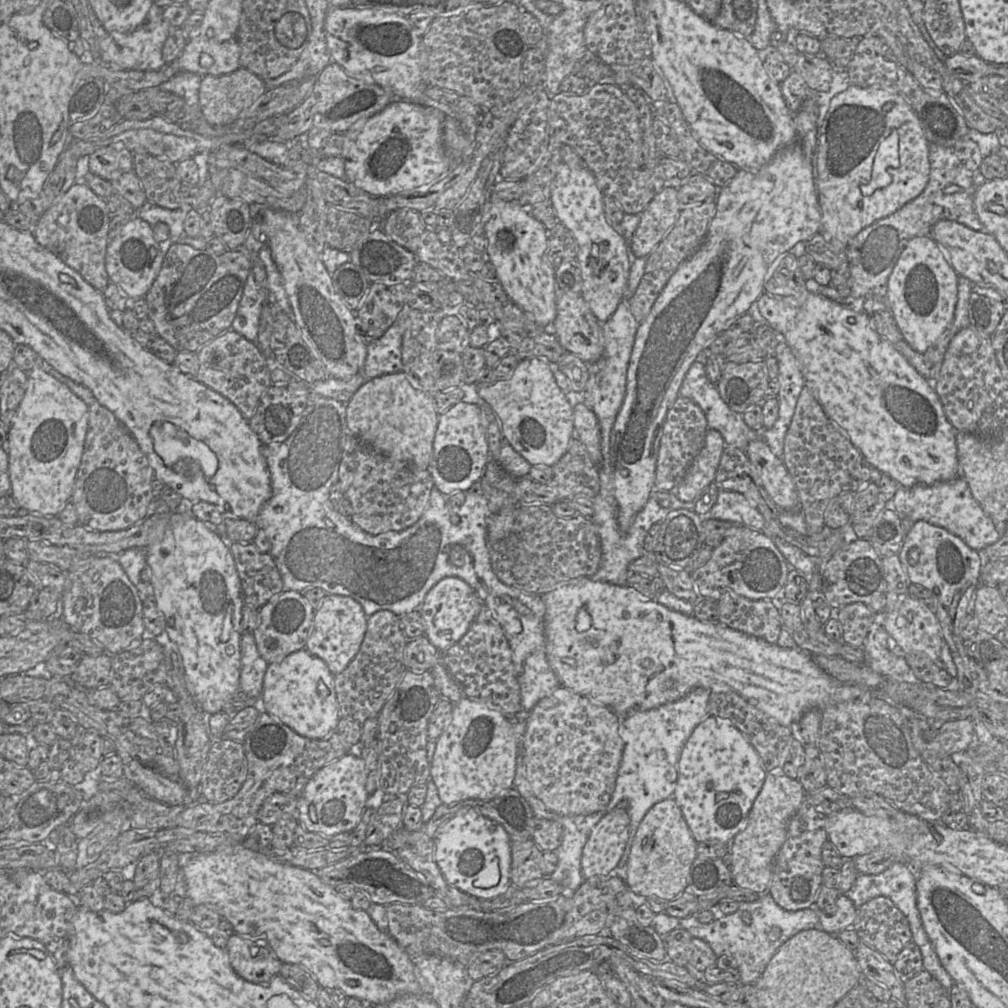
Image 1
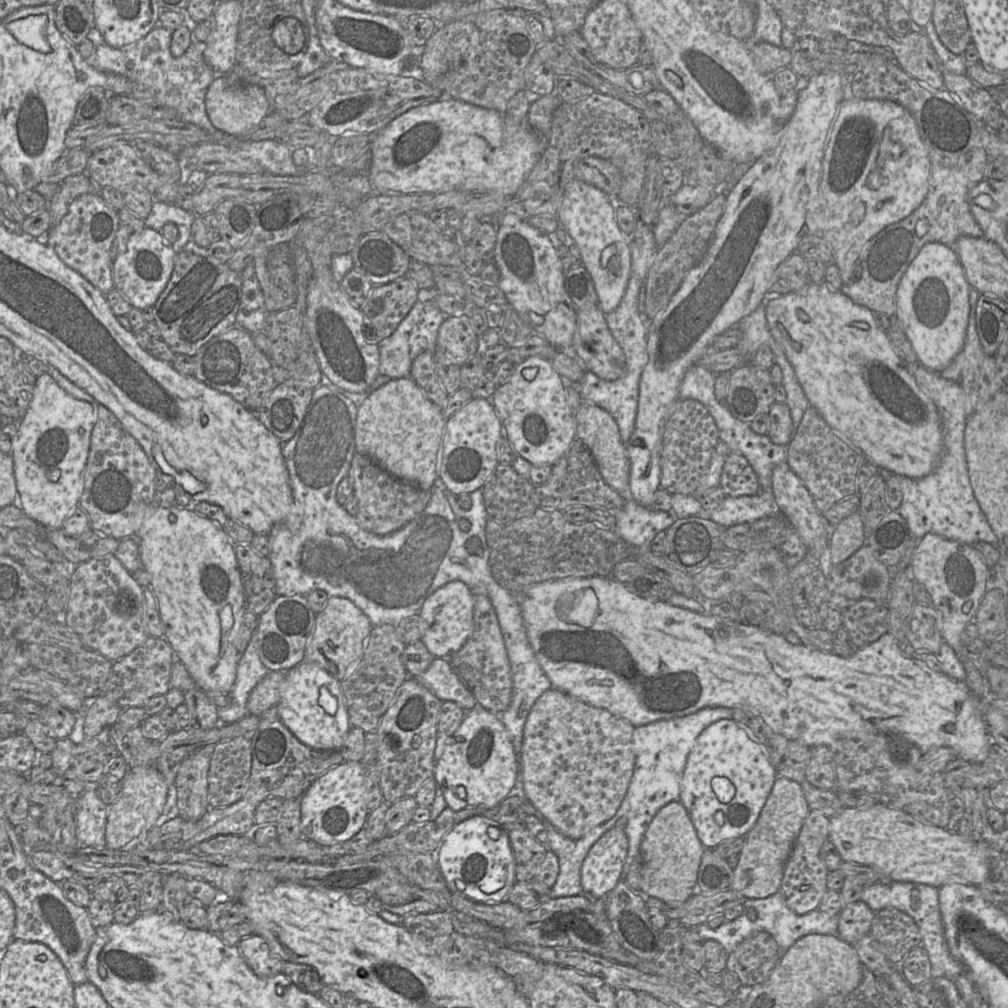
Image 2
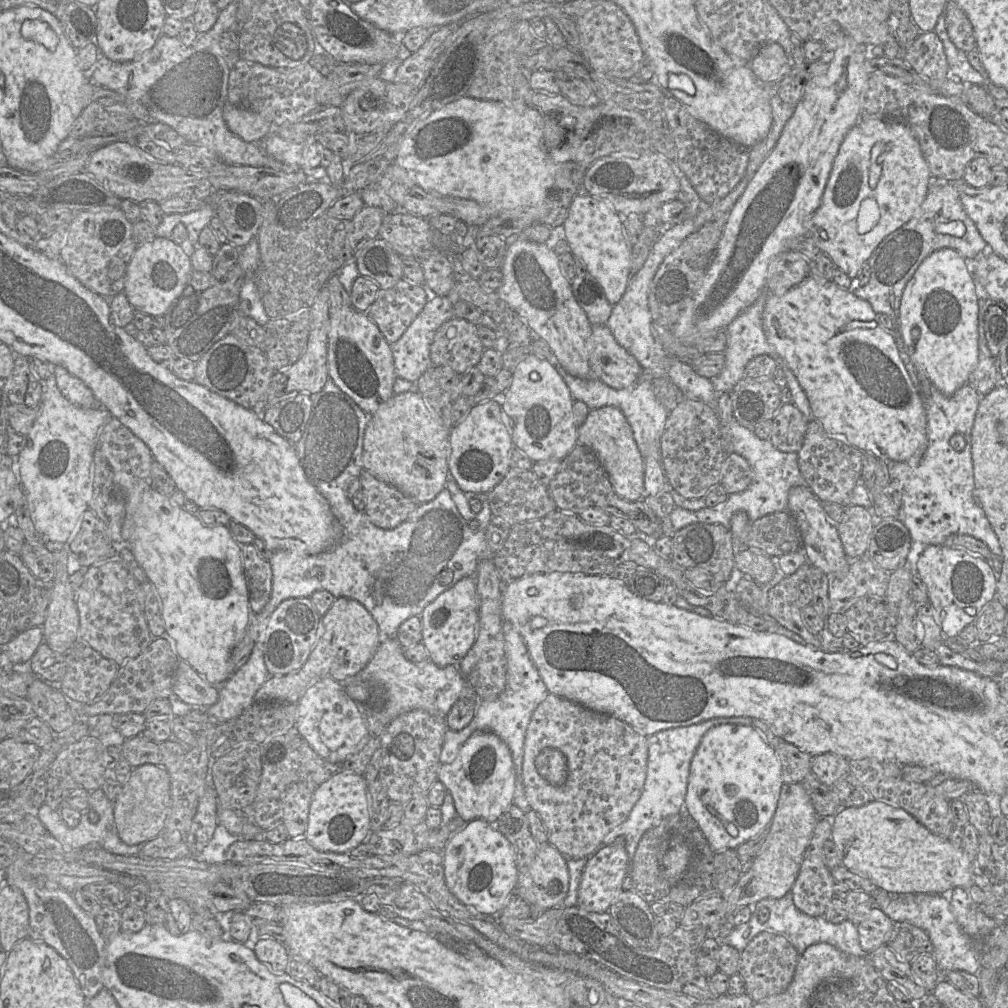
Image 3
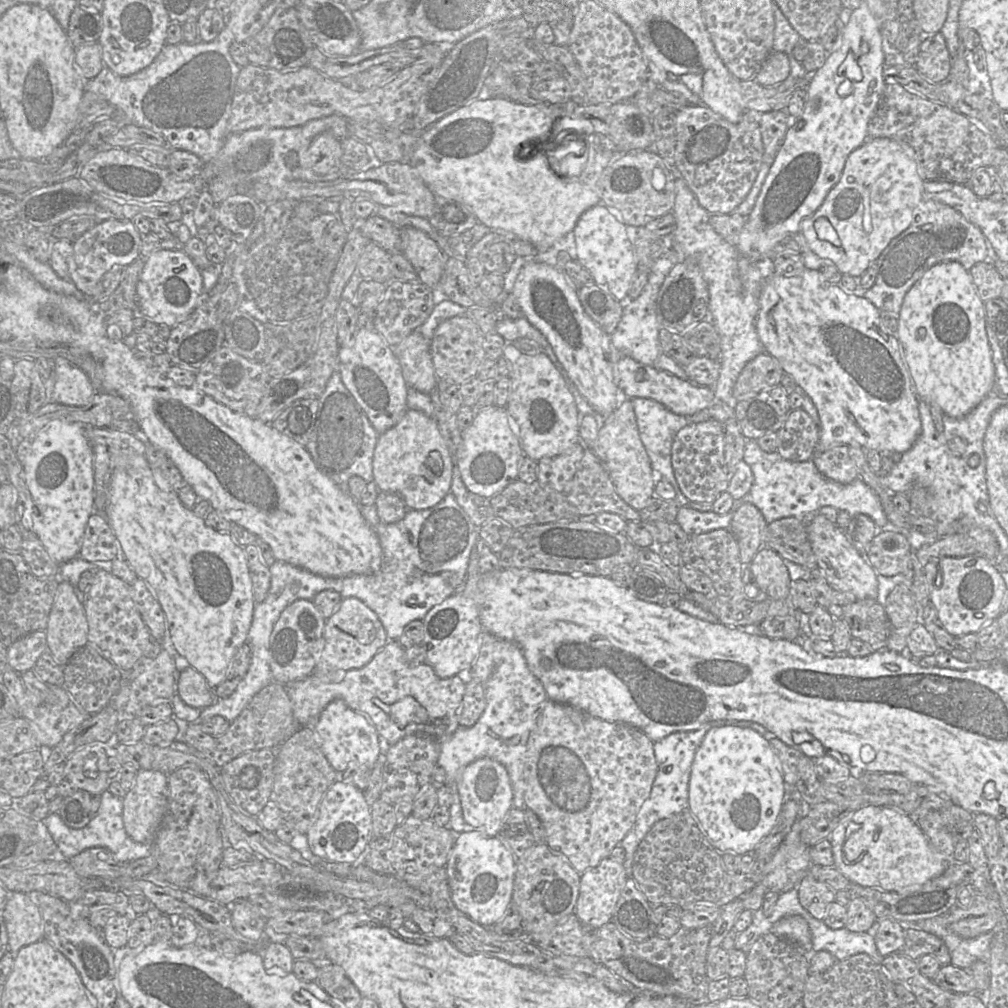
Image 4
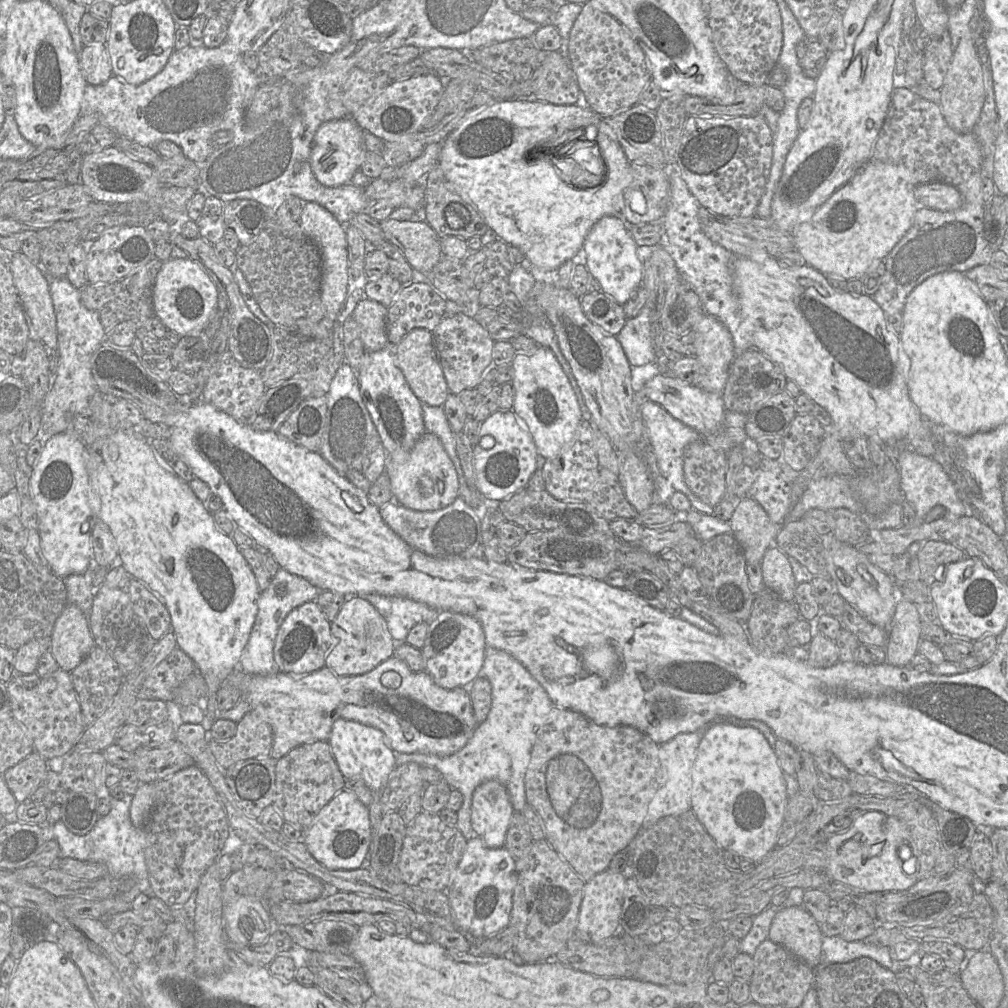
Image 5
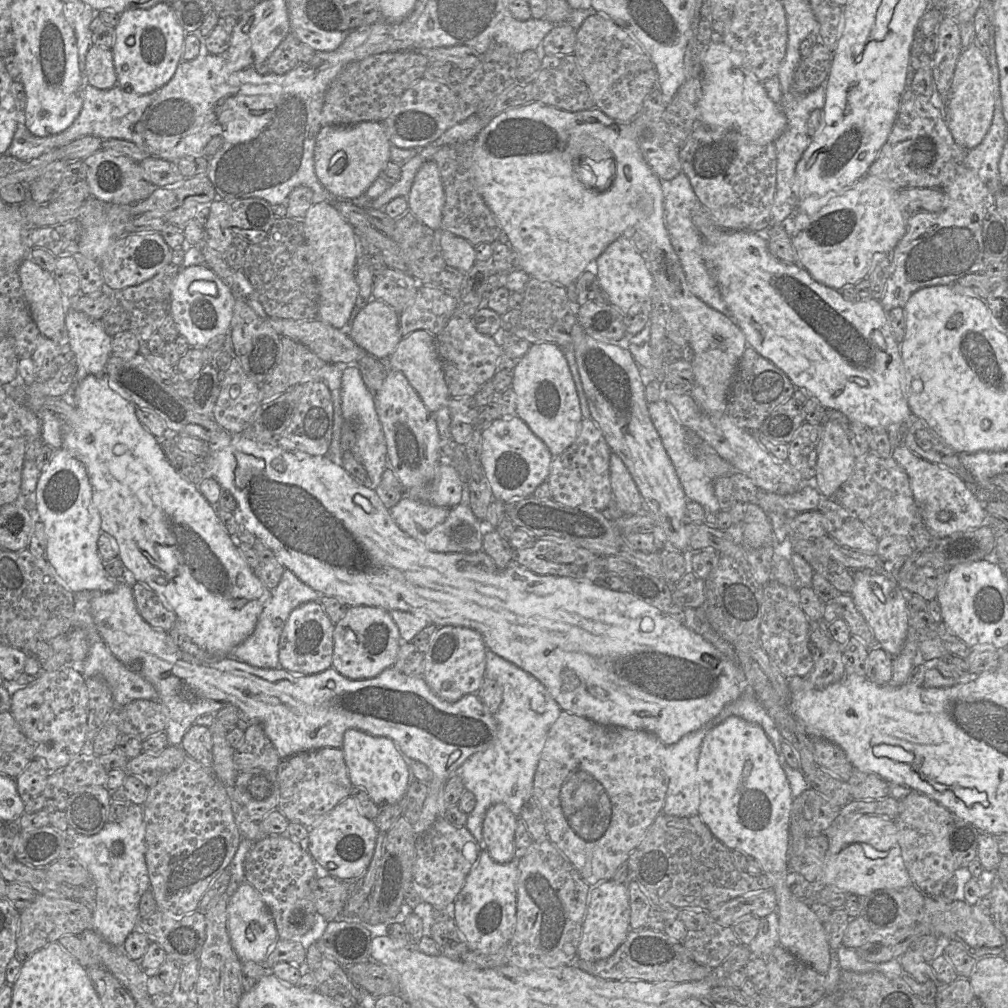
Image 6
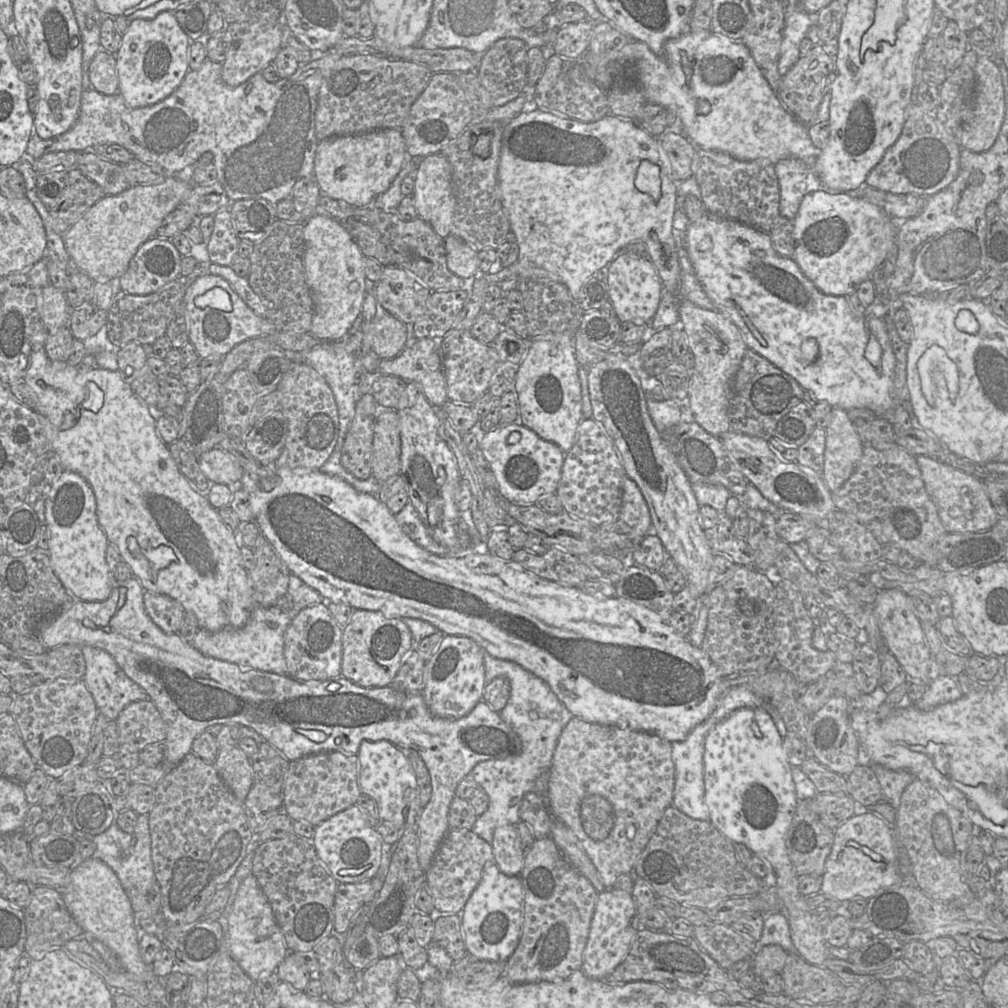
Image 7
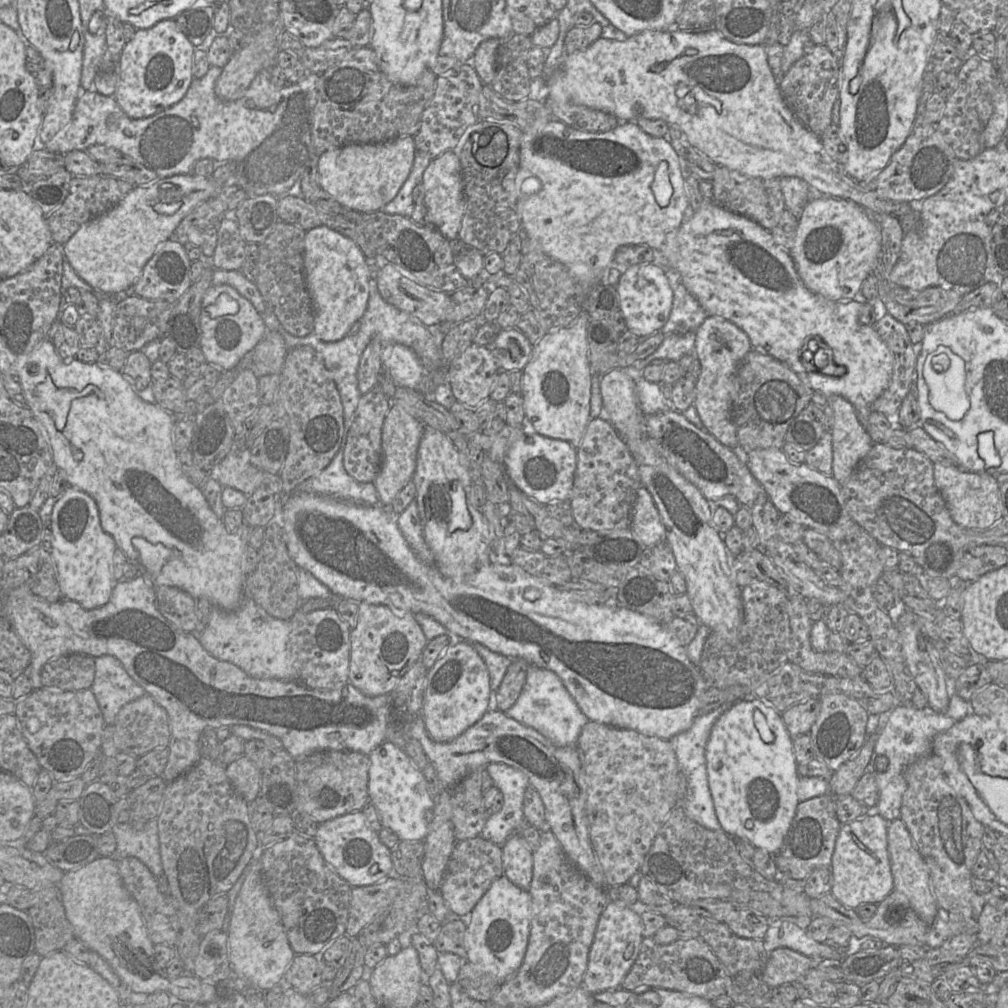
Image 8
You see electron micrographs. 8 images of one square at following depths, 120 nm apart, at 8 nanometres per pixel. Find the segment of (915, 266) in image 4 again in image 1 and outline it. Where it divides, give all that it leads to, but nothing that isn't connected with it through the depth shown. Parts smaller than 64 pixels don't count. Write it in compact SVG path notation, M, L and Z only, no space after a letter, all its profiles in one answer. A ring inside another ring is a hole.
M929 144L930 178L923 192L893 214L881 218L862 229L847 245L850 265L851 293L845 300L849 306L857 298L886 299L889 276L910 239L930 236L931 229L940 220L952 220L972 230L984 232L974 209L974 195L982 180L979 172L967 169L954 154L953 147Z

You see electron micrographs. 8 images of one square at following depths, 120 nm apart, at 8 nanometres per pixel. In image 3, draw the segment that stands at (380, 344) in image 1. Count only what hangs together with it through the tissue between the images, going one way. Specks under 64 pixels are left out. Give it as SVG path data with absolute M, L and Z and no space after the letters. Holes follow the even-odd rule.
M454 295L449 297L437 296L428 301L400 339L391 345L397 377L416 382L426 370L435 367L431 361L431 345L439 327L455 317L453 312L454 301Z

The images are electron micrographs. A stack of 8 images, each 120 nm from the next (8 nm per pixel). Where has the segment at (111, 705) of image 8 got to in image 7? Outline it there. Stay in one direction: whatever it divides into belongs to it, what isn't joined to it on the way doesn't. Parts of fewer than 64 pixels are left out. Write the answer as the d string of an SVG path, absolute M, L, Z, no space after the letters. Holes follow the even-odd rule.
M88 645L82 646L81 650L86 664L83 681L91 693L99 713L107 720L116 720L124 707L130 703L148 699L145 690L125 674L107 651Z

